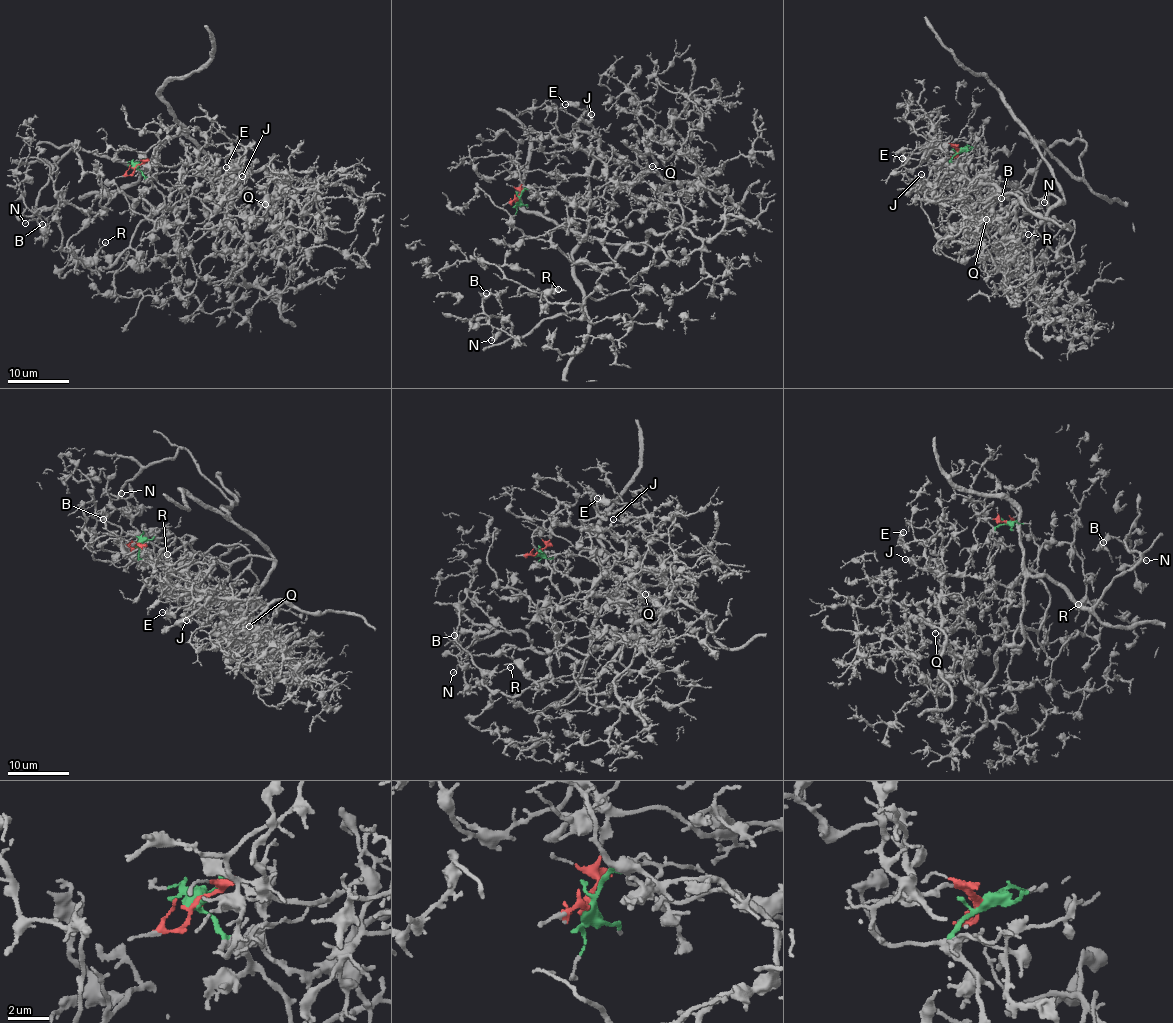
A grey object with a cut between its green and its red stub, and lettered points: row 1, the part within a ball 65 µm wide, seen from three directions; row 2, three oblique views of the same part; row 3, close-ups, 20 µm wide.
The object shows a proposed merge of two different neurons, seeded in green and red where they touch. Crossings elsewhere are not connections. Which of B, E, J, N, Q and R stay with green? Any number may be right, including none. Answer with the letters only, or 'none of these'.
B, N, R

